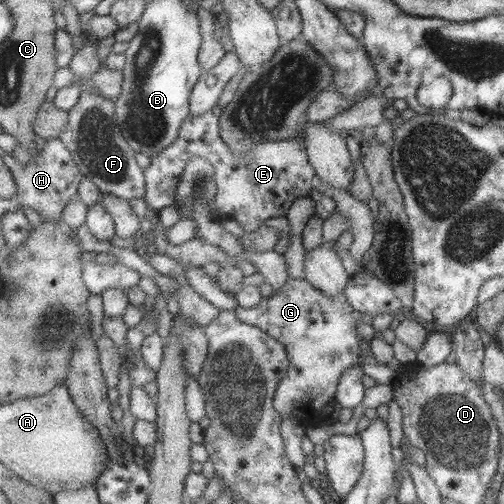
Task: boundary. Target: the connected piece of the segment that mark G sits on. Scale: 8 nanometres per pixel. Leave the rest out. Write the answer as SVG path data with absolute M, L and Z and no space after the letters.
M290 278L287 285L283 285L279 291L274 291L270 297L265 297L254 309L243 308L239 305L235 312L242 322L268 332L288 348L292 366L289 368L288 376L280 383L274 398L275 408L281 413L281 418L301 418L310 426L330 422L331 416L325 412L325 407L336 399L336 390L340 386L344 373L359 365L362 350L361 337L357 333L358 315L355 308L349 304L349 297L344 293L337 296L329 295L306 278Z

